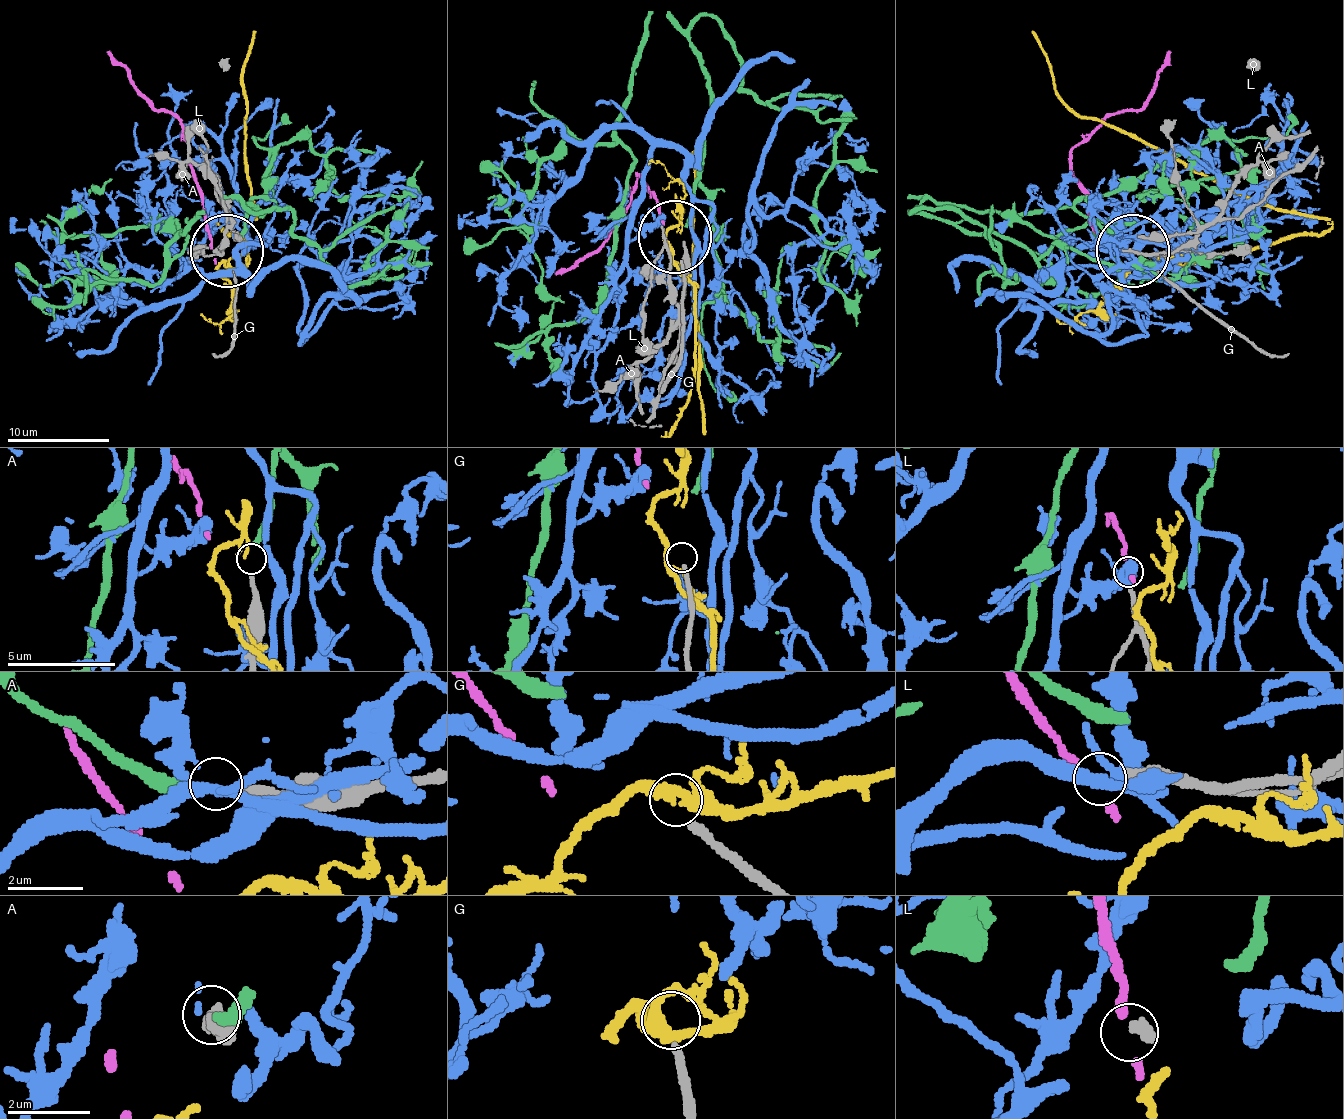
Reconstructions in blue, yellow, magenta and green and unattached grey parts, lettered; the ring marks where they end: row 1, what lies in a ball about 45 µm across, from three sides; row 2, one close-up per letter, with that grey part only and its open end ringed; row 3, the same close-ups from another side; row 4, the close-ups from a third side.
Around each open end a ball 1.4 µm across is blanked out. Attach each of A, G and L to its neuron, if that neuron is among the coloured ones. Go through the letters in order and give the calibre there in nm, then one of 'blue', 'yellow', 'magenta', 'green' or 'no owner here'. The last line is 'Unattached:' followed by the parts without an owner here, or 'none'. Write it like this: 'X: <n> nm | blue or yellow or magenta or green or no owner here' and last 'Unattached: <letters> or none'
A: 240 nm | green
G: 190 nm | no owner here
L: 240 nm | no owner here
Unattached: G, L

